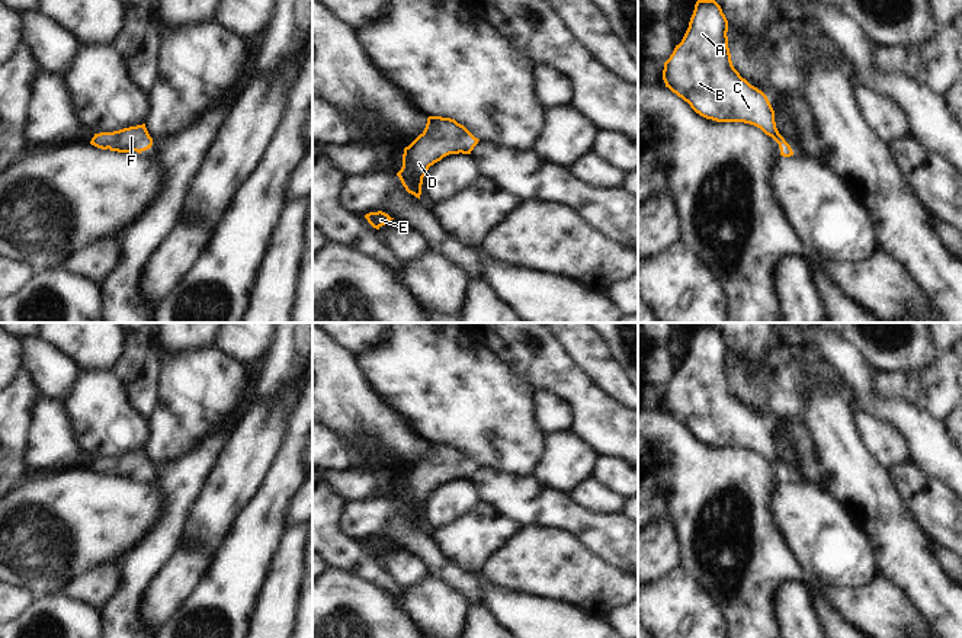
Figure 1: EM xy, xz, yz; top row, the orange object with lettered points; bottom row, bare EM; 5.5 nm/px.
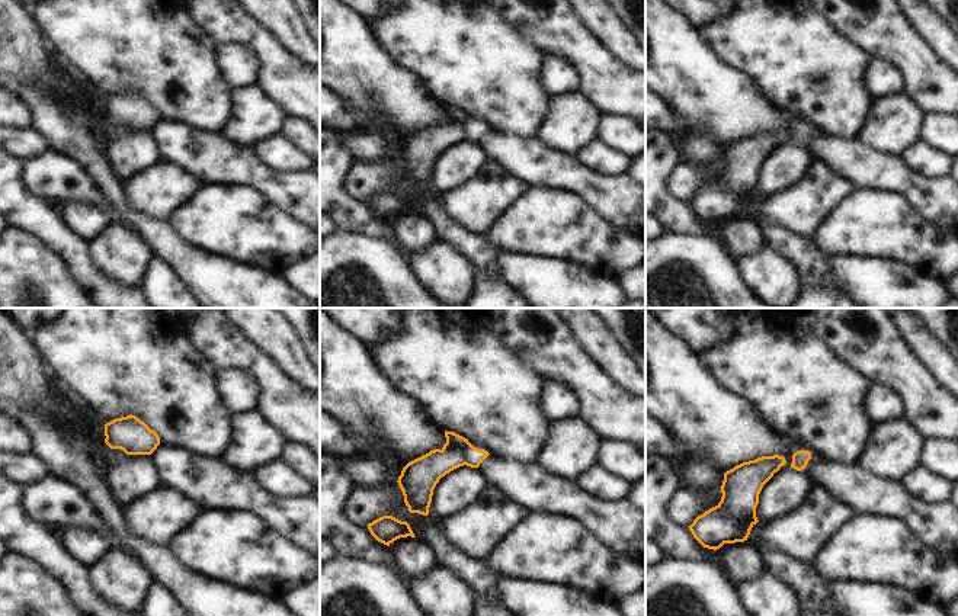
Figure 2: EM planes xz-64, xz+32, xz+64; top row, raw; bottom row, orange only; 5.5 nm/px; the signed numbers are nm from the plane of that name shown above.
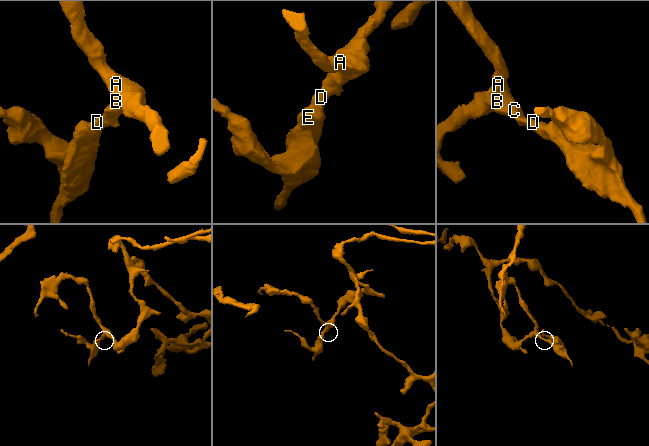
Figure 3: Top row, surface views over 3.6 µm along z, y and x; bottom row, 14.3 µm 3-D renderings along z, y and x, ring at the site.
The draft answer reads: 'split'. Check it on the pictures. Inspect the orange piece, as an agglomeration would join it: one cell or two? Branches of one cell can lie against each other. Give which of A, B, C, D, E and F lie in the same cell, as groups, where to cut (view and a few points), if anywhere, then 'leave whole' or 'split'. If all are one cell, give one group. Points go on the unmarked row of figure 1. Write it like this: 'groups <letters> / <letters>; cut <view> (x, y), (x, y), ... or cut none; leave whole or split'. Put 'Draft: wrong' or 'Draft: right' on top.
Draft: wrong
groups A B C D E F; cut none; leave whole

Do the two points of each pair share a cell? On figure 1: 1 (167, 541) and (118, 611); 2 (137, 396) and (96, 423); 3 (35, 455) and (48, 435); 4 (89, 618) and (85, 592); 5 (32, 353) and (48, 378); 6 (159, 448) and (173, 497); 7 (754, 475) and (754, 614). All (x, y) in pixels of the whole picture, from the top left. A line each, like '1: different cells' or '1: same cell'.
1: same cell
2: different cells
3: same cell
4: different cells
5: same cell
6: different cells
7: same cell

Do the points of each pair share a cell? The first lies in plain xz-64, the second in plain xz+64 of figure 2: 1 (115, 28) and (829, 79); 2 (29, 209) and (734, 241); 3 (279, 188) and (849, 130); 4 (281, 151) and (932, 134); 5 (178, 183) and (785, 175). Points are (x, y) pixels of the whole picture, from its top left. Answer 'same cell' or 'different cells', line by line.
1: same cell
2: different cells
3: different cells
4: different cells
5: different cells

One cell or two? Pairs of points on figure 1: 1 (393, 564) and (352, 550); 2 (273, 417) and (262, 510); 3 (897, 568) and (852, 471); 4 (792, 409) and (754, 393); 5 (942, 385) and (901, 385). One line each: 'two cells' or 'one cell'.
1: two cells
2: two cells
3: one cell
4: one cell
5: one cell

